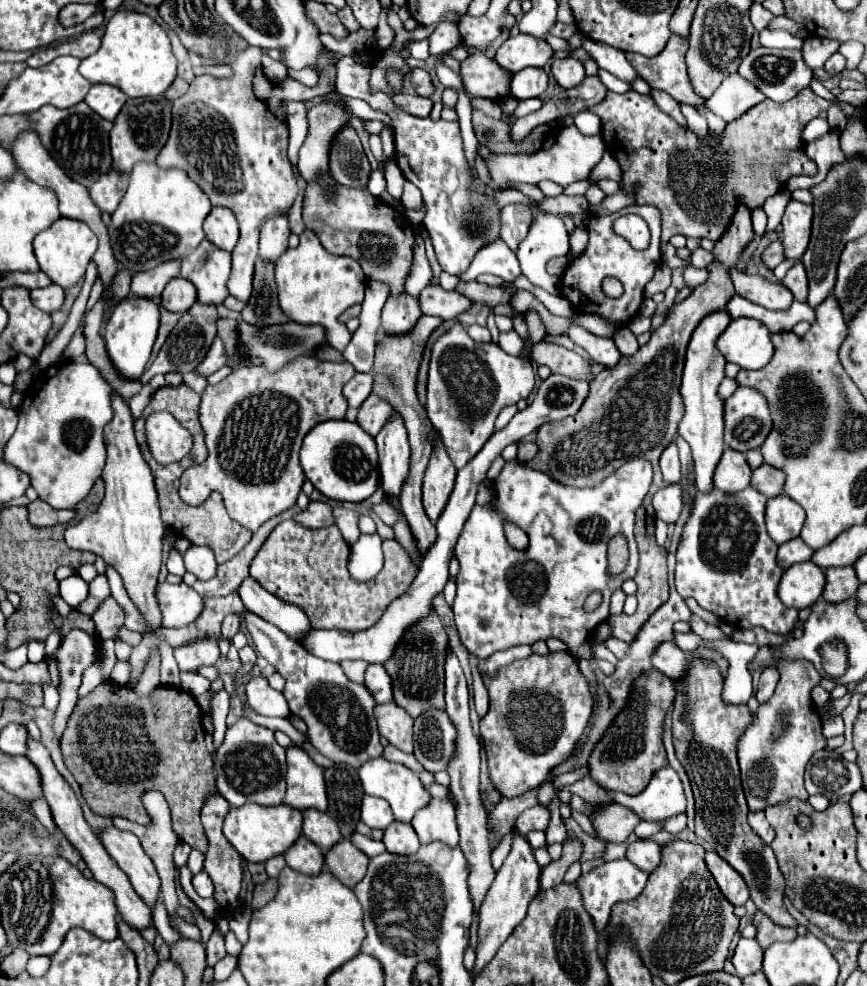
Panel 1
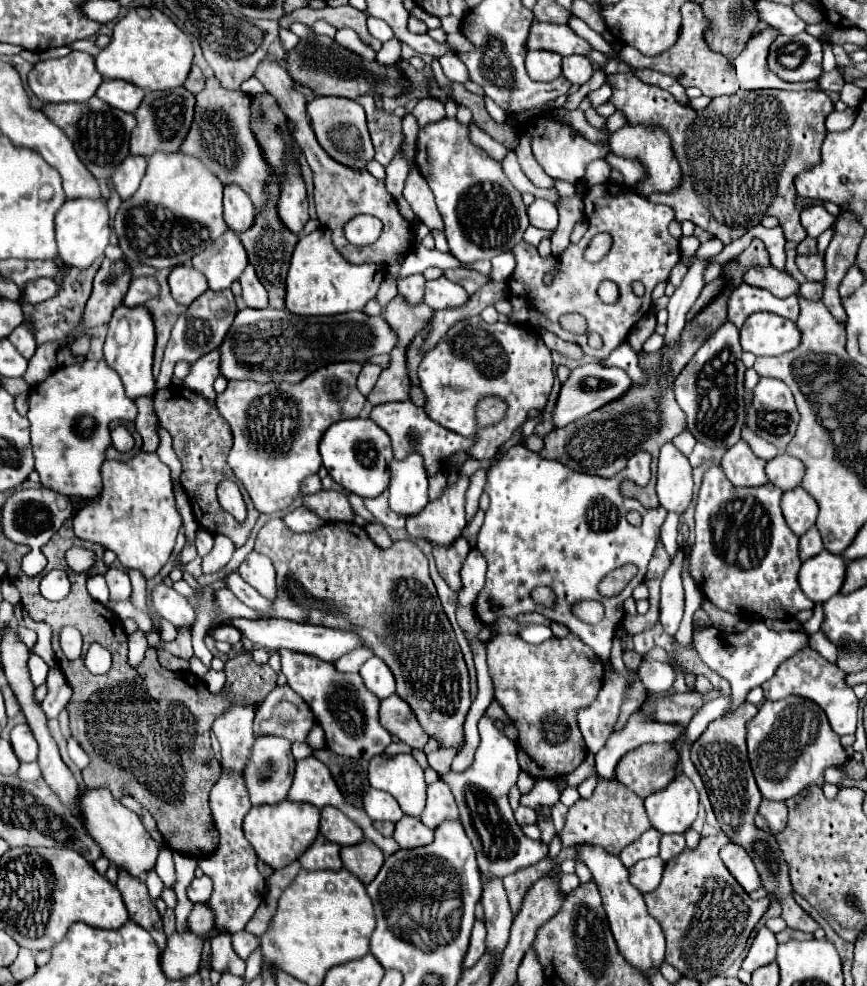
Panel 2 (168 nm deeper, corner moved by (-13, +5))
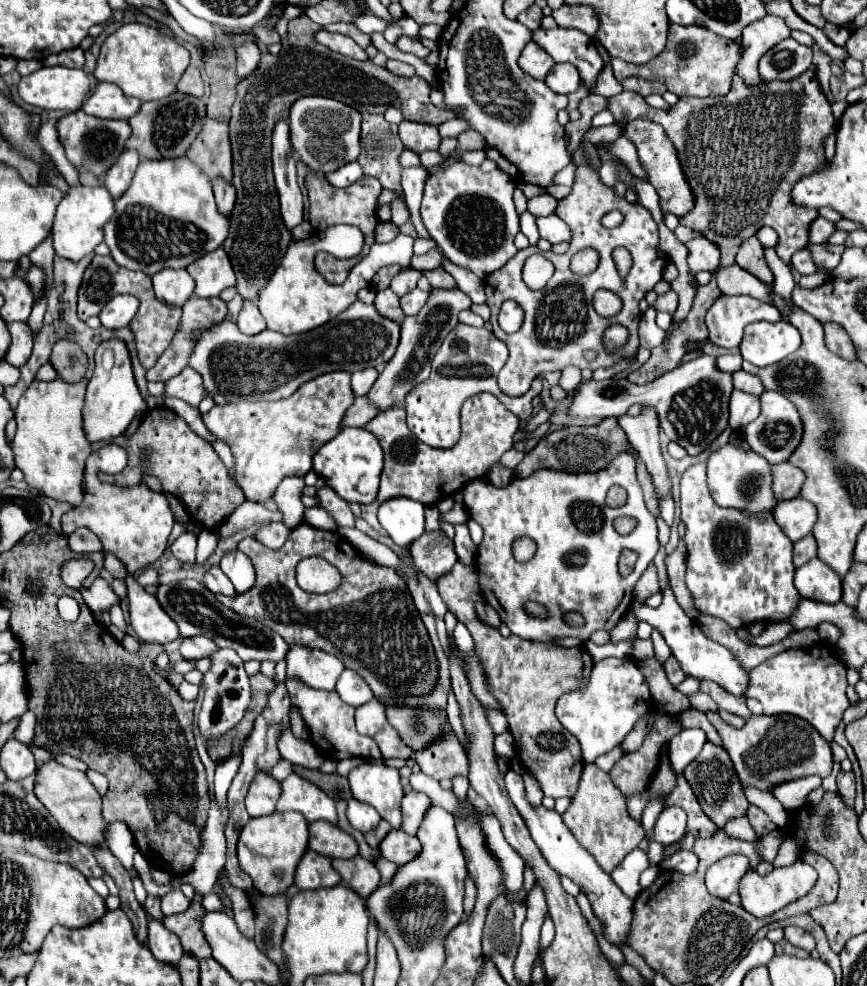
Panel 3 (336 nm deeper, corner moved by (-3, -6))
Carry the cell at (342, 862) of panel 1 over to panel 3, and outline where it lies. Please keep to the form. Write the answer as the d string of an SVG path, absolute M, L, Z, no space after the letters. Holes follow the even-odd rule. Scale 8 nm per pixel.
M360 854L350 860L332 860L336 872L342 876L342 884L352 888L362 898L368 898L380 884L380 872L376 866Z

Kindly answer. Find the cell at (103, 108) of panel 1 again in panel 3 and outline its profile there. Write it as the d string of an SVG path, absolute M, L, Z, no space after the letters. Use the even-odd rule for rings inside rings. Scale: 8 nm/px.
M98 82L88 102L82 106L86 114L96 118L112 118L112 120L128 120L140 108L138 98L128 98L116 84Z

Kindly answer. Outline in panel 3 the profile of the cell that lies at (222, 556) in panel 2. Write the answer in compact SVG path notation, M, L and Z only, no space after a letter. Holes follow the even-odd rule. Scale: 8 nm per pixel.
M202 530L198 534L198 552L196 552L196 564L204 564L216 550L218 534L216 530Z

